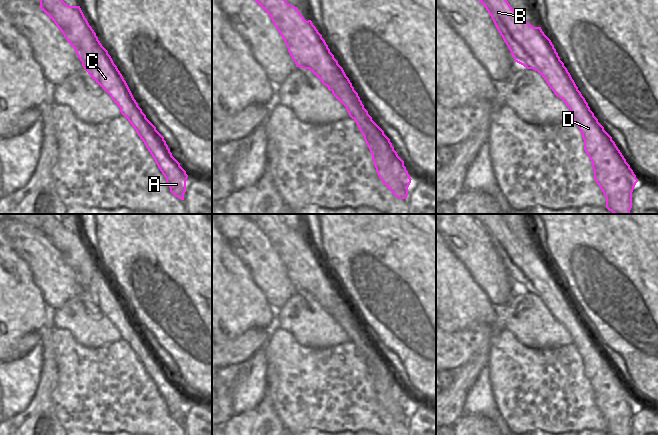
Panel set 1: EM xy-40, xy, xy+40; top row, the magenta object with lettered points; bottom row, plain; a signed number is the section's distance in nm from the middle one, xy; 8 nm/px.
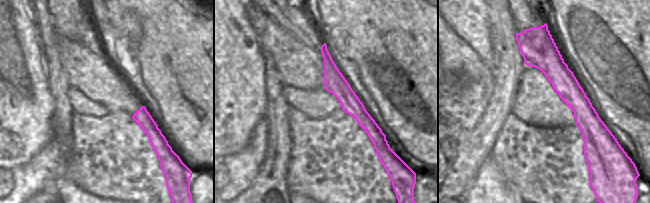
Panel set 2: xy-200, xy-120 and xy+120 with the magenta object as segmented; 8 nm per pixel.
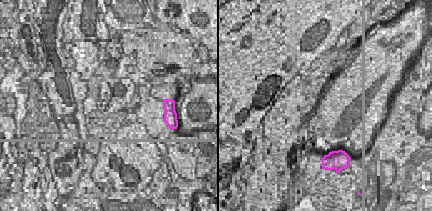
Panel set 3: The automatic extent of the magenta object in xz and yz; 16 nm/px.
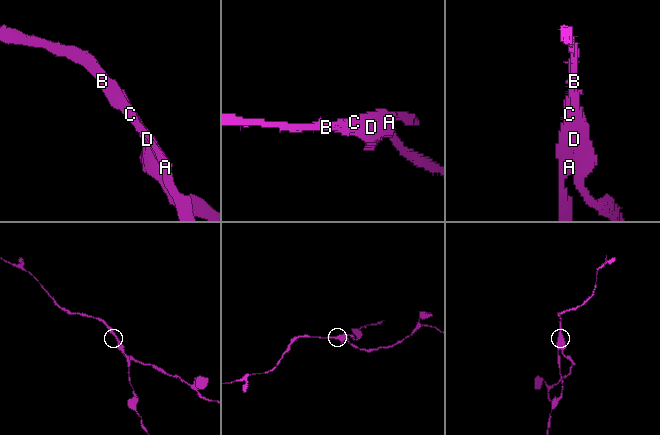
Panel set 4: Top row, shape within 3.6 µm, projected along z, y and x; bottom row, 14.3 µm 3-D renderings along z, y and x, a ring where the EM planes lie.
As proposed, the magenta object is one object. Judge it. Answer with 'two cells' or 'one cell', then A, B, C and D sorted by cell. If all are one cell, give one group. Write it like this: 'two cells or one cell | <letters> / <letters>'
two cells | A / B C D

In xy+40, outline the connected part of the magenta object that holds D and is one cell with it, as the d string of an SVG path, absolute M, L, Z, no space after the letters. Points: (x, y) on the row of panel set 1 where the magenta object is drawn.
M478 0L490 14L498 32L508 46L514 61L527 69L537 71L546 81L554 94L559 97L572 112L572 119L578 126L584 140L584 150L592 162L594 180L606 198L606 208L613 214L630 214L632 192L638 179L630 165L616 146L612 137L598 122L588 103L578 90L564 63L560 60L551 40L541 27L533 27L525 21L507 0Z

